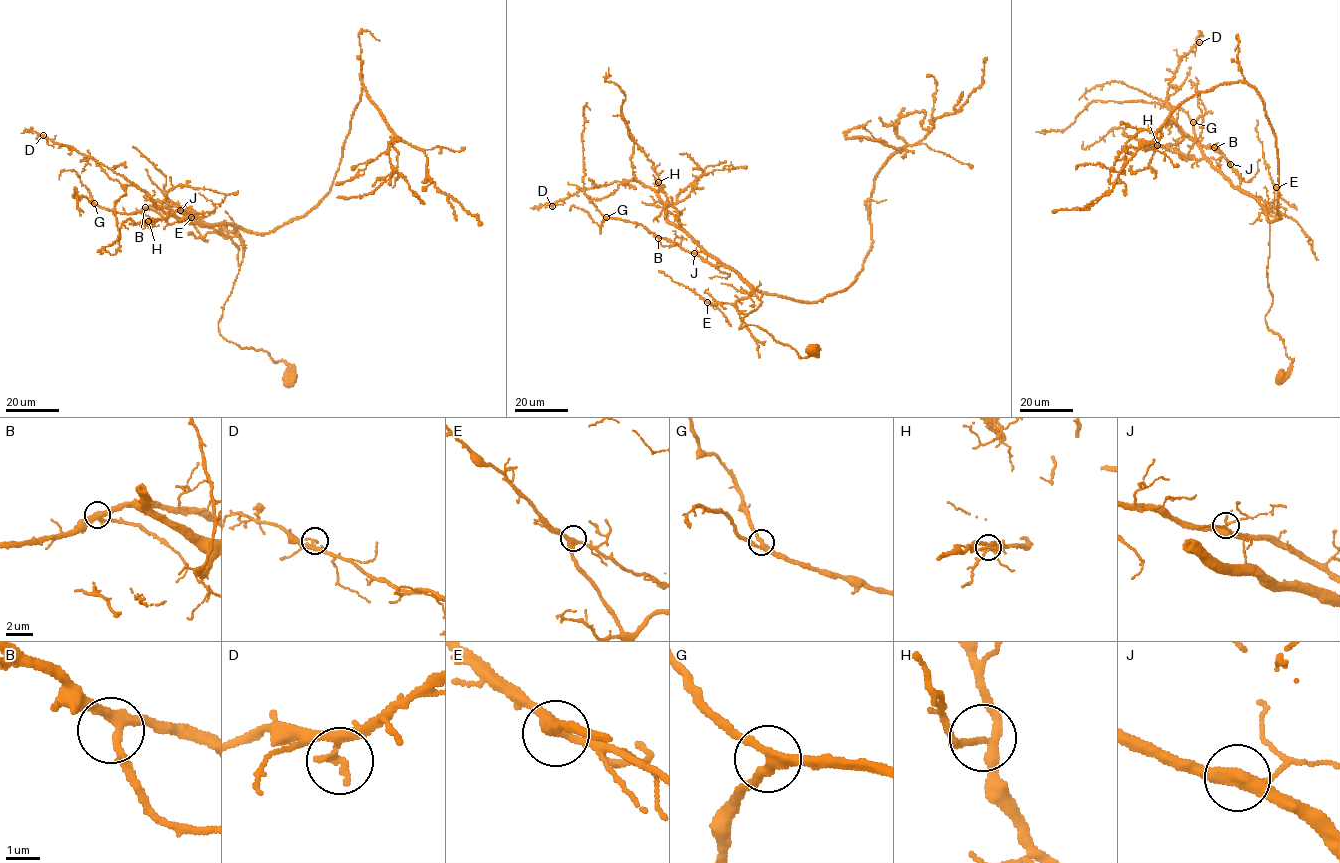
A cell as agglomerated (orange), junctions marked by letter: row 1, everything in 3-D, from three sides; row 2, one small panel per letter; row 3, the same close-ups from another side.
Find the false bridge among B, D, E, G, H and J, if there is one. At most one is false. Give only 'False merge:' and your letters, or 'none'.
False merge: none

